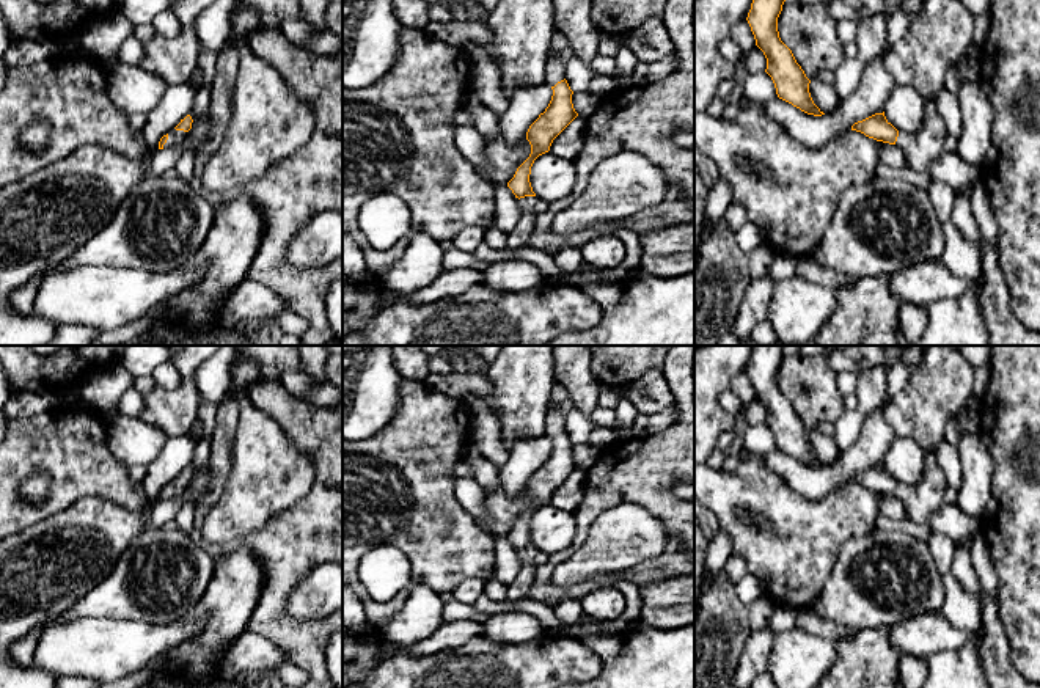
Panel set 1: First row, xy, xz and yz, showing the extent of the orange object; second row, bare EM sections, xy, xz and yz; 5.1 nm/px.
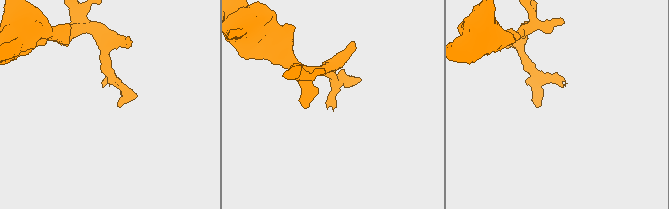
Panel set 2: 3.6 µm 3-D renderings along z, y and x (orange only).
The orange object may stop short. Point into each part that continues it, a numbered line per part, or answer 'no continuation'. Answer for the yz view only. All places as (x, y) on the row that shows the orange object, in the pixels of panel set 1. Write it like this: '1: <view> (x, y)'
1: yz (922, 148)

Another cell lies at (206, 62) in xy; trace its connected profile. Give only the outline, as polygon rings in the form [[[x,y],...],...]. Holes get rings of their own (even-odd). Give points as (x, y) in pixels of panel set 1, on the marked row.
[[[200,41],[200,52],[196,60],[196,69],[201,72],[203,88],[198,91],[190,116],[193,119],[192,127],[201,115],[209,110],[211,105],[211,85],[215,77],[217,52],[209,50]]]

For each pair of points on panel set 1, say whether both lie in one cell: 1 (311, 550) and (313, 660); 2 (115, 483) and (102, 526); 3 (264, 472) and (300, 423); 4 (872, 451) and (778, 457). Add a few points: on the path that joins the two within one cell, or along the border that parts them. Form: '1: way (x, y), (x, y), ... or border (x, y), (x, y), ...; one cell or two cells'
1: way (285, 577), (277, 585), (277, 622), (288, 633); one cell
2: border (74, 501), (102, 497), (132, 511), (146, 508); two cells
3: border (264, 412), (311, 459), (313, 467); two cells
4: way (849, 464), (833, 476), (801, 476); one cell

